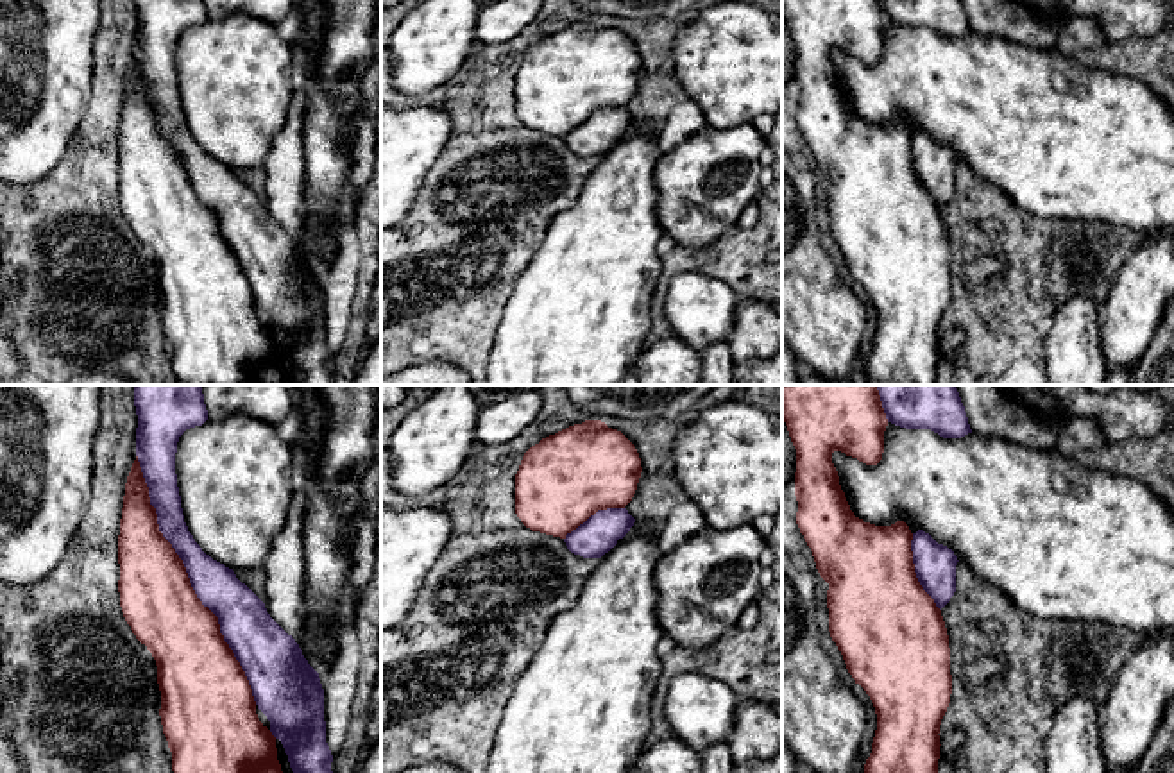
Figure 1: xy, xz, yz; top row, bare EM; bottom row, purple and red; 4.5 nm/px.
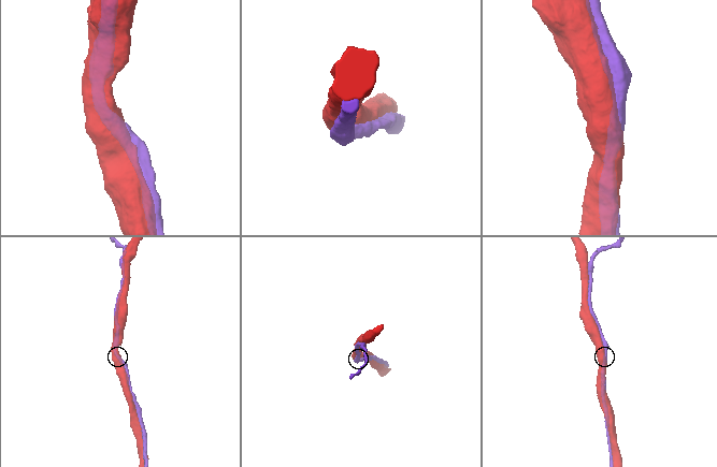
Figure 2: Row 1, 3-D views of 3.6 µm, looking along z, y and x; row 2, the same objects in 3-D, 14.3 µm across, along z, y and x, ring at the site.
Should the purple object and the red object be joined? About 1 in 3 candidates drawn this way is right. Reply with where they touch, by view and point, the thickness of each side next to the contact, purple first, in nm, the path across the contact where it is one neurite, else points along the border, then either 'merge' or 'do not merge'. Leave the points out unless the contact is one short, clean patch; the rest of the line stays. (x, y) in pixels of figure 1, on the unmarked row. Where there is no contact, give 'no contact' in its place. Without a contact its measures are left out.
meets purple in xy at (190, 179); 200 nm thick on the purple side, 340 nm on the other; merge

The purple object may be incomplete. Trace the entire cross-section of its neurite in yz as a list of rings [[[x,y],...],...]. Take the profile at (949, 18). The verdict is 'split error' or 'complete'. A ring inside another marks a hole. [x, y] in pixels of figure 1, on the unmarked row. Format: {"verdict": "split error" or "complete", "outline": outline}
{"verdict": "split error", "outline": [[[782,0],[782,20],[796,48],[796,123],[820,175],[829,183],[829,231],[848,272],[866,290],[877,313],[872,353],[864,363],[866,385],[936,385],[941,345],[938,333],[952,293],[950,247],[941,208],[956,191],[959,159],[923,129],[913,132],[904,120],[875,125],[855,116],[841,89],[832,52],[841,50],[866,64],[877,64],[889,21],[906,29],[931,29],[943,38],[961,38],[972,32],[965,5],[961,0]]]}

